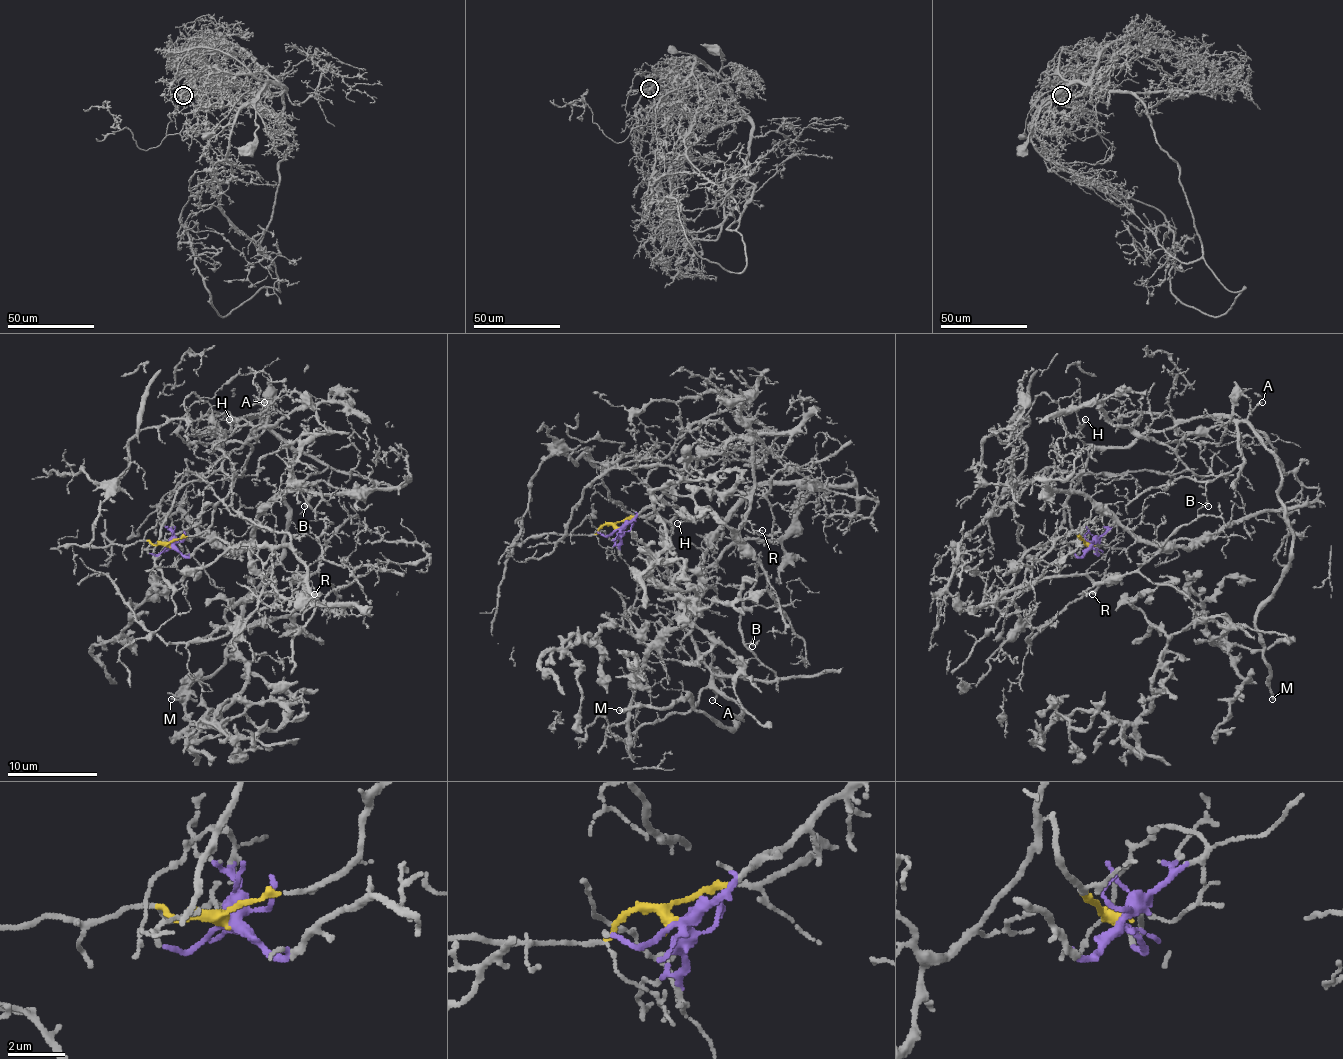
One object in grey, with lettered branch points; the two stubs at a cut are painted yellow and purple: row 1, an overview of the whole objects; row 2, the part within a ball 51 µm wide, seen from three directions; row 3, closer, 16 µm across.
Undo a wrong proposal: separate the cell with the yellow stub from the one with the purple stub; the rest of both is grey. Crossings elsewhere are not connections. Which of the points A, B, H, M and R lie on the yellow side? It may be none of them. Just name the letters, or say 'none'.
A, B, H, M

